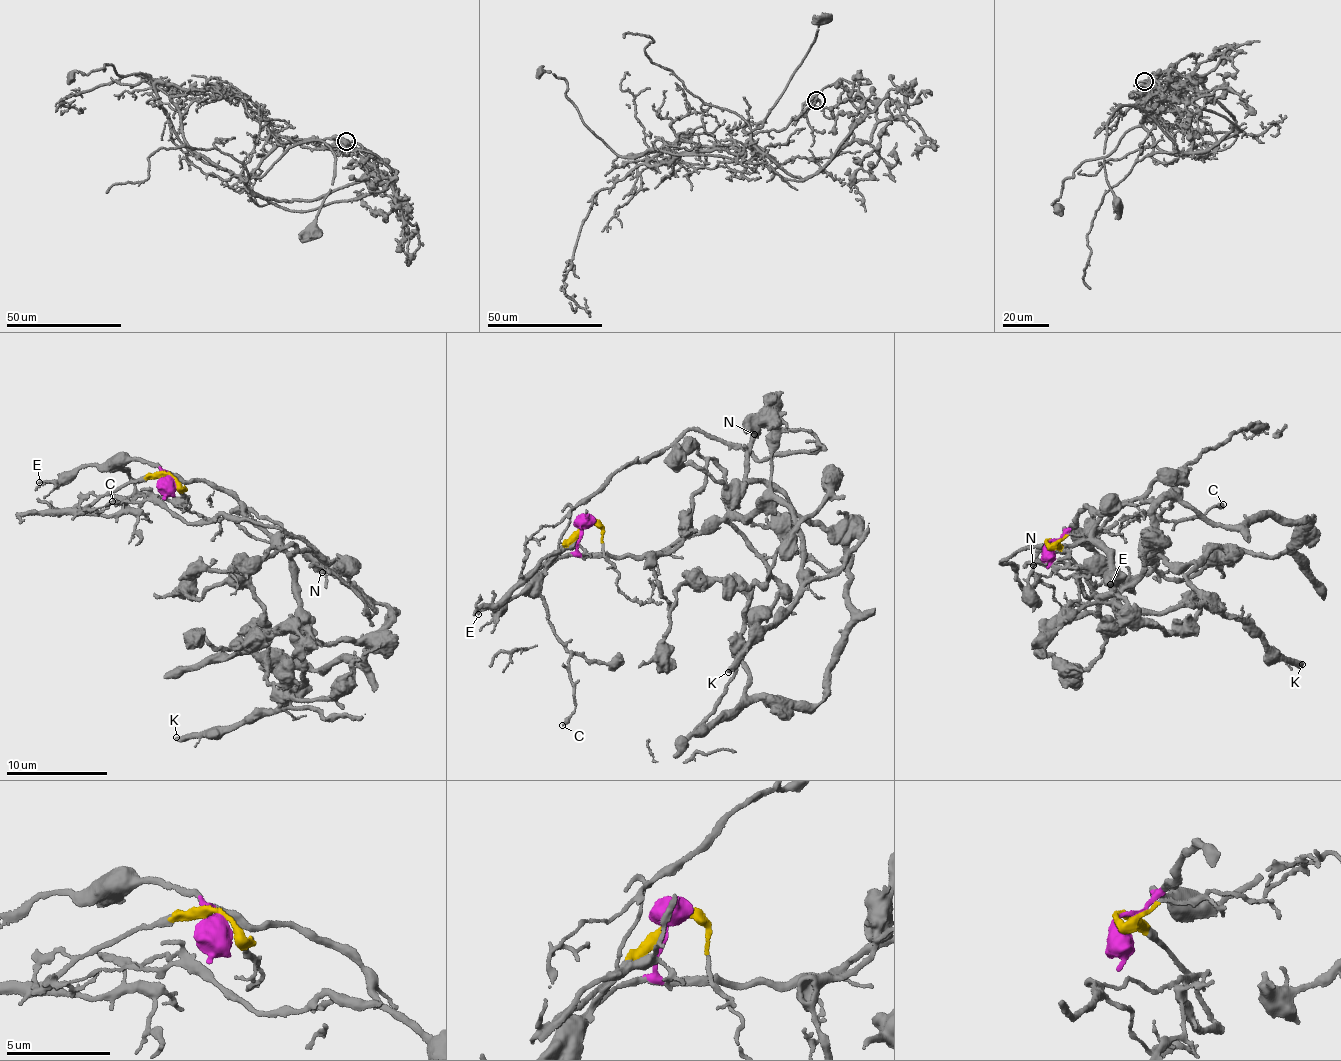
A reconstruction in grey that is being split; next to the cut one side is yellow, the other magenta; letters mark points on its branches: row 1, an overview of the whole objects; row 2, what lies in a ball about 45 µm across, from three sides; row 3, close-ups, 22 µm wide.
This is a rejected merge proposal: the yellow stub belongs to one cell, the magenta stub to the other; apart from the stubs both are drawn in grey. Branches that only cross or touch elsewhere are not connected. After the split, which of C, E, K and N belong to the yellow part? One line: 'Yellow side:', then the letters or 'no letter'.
Yellow side: N

